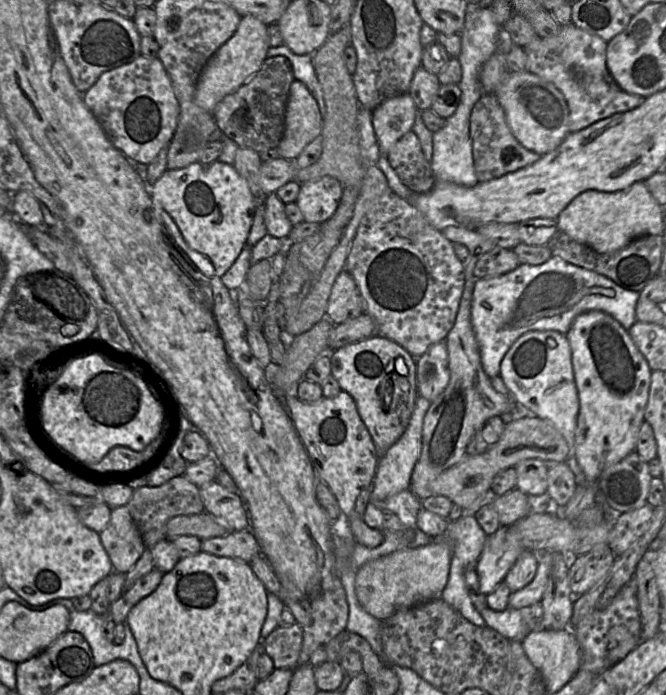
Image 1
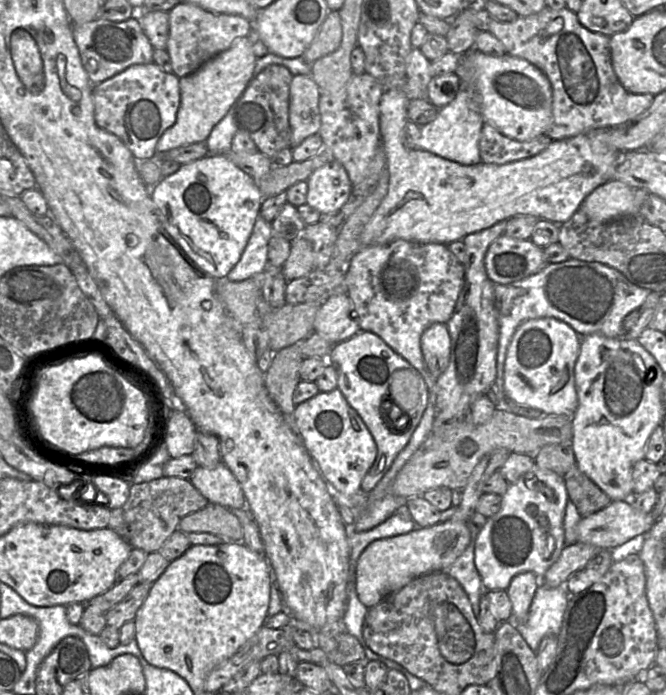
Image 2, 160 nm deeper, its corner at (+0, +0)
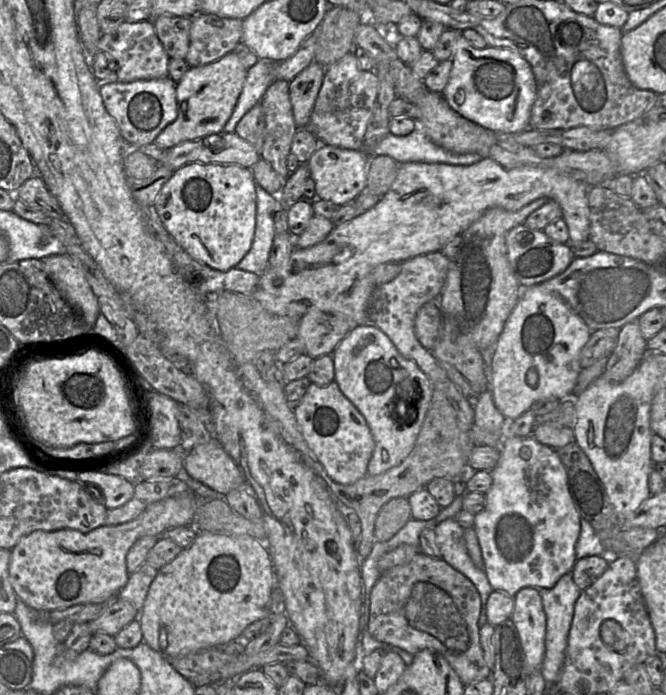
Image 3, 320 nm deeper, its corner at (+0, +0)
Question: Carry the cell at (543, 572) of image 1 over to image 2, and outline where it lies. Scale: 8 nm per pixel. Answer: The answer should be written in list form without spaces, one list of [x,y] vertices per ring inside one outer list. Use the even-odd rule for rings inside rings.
[[[580,542],[565,546],[558,560],[540,579],[541,585],[555,588],[567,582],[574,572],[581,570],[602,550],[597,546]]]

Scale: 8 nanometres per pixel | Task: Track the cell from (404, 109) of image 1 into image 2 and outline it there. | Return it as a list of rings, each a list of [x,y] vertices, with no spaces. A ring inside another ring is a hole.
[[[385,90],[381,97],[380,142],[386,155],[389,186],[386,196],[359,237],[359,249],[384,246],[396,240],[448,246],[454,241],[463,240],[469,234],[519,215],[532,215],[561,226],[572,217],[595,188],[609,182],[615,176],[621,152],[602,141],[602,133],[608,129],[592,130],[571,138],[554,140],[535,156],[503,165],[482,162],[476,165],[461,165],[428,151],[407,149],[402,143],[402,138],[405,126],[409,122],[408,103],[409,99],[401,91]]]

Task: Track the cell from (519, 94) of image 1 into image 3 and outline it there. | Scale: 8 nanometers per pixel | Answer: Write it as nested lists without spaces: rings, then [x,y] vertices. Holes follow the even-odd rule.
[[[460,33],[451,61],[452,69],[442,95],[455,112],[494,132],[515,134],[529,128],[536,80],[522,56],[507,48],[475,48]]]

